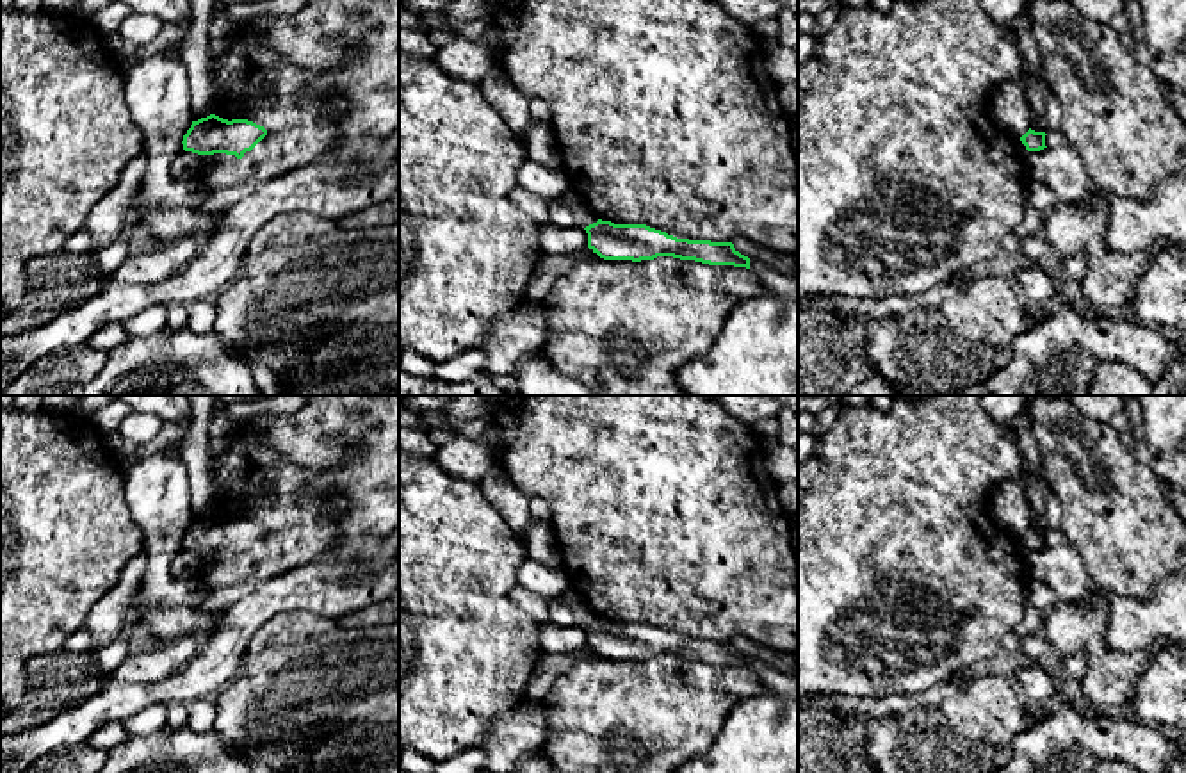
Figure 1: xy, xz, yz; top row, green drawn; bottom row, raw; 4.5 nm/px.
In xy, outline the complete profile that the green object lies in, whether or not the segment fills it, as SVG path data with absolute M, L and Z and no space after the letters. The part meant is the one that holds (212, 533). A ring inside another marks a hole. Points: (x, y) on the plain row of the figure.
M215 513L192 520L183 534L183 549L198 554L226 552L242 557L264 536L267 529L248 518L223 518Z

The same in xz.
M598 618L584 627L588 647L604 659L654 659L673 655L709 664L734 664L750 668L750 657L732 641L677 638L646 623L614 623Z

